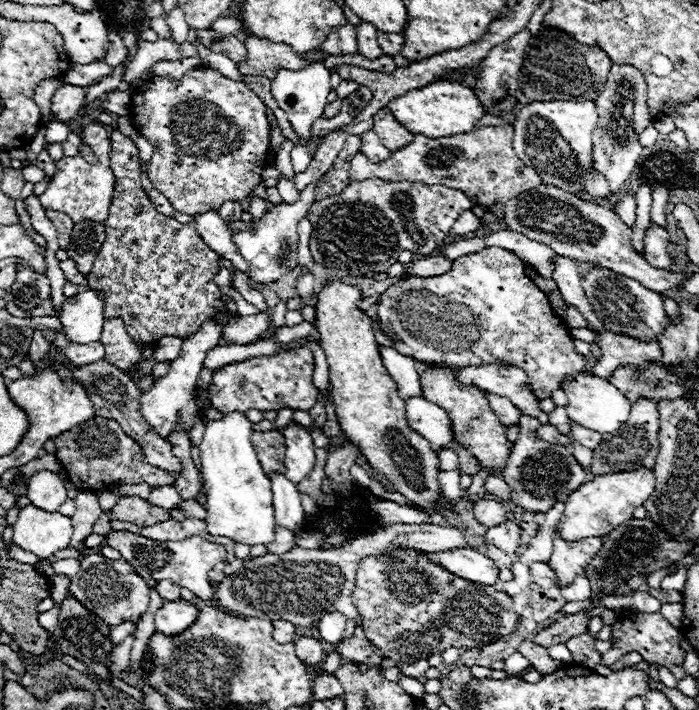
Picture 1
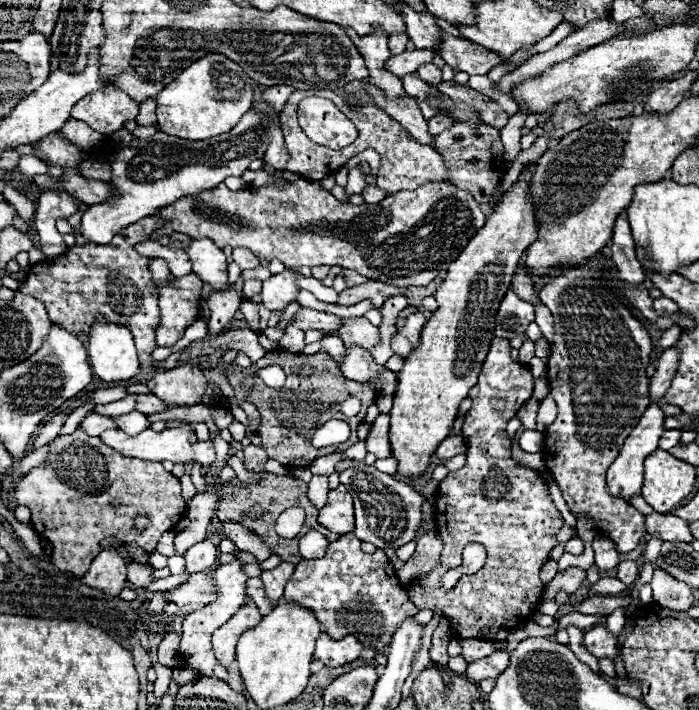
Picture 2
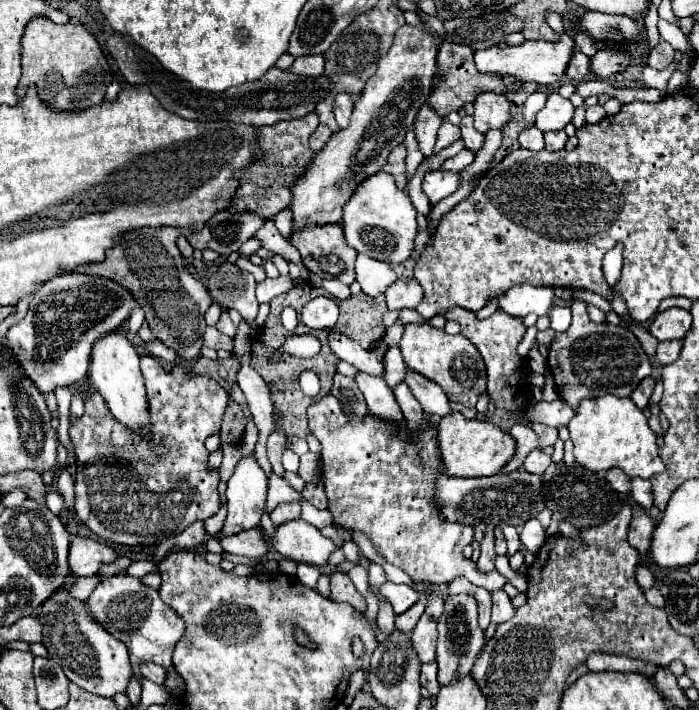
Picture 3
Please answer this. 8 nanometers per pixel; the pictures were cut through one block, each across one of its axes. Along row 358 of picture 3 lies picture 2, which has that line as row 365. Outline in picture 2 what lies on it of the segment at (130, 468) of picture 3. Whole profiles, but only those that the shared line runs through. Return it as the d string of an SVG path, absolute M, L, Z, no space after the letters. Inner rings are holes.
M146 216L121 230L110 244L94 244L84 239L80 226L75 226L75 245L62 256L32 264L18 290L40 300L46 306L50 320L76 336L88 336L96 320L128 326L138 348L142 372L152 374L156 370L156 360L152 360L152 352L156 350L154 336L160 324L158 286L154 284L148 268L152 258L138 254L134 246L148 242L150 234L162 228L164 222L166 220L160 216Z

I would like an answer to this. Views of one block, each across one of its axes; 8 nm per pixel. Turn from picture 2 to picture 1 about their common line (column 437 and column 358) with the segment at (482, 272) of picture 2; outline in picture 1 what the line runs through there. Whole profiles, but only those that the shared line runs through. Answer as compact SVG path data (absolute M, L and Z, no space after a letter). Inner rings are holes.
M330 282L320 290L316 304L316 328L330 368L330 398L336 408L340 428L346 440L362 450L362 456L368 460L370 468L378 476L384 476L394 492L408 498L414 508L428 514L440 510L454 514L448 502L442 506L438 456L430 448L430 442L410 430L406 422L404 402L396 392L396 382L382 364L372 320L356 306L360 298L362 294L356 286Z

